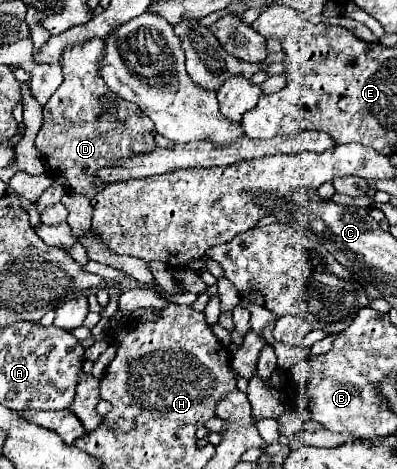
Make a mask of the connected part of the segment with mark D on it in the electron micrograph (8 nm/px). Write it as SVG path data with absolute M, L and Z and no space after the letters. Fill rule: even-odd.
M98 37L68 45L64 49L60 59L64 83L44 105L44 121L48 123L42 125L36 137L36 147L44 157L48 175L54 181L64 181L68 191L86 195L88 199L100 191L96 185L92 185L92 177L100 165L156 149L152 119L144 115L136 105L116 97L104 85L104 81L96 77L96 61L100 59L100 49L104 49L104 41Z

